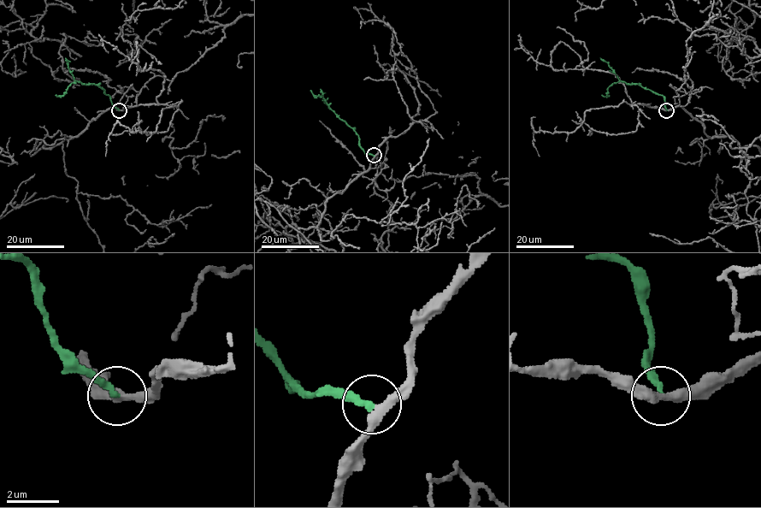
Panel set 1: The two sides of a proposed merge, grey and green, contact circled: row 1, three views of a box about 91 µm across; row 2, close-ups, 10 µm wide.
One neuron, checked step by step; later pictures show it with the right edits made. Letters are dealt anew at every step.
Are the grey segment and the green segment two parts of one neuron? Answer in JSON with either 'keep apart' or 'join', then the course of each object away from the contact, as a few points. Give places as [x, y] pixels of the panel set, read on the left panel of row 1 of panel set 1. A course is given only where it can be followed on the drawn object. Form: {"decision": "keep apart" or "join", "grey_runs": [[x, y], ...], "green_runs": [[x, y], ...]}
{"decision": "join", "green_runs": [[119, 109], [103, 89], [94, 84], [72, 82], [62, 95], [56, 95]]}

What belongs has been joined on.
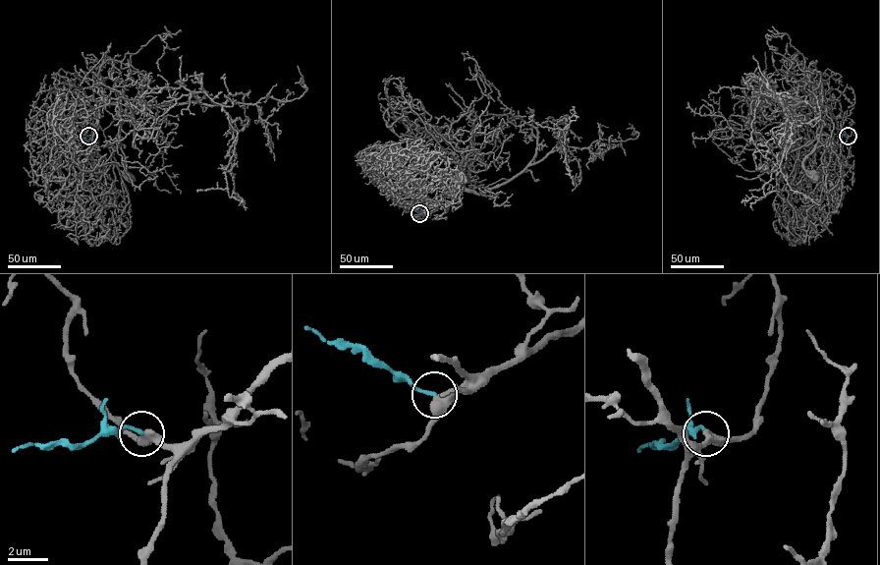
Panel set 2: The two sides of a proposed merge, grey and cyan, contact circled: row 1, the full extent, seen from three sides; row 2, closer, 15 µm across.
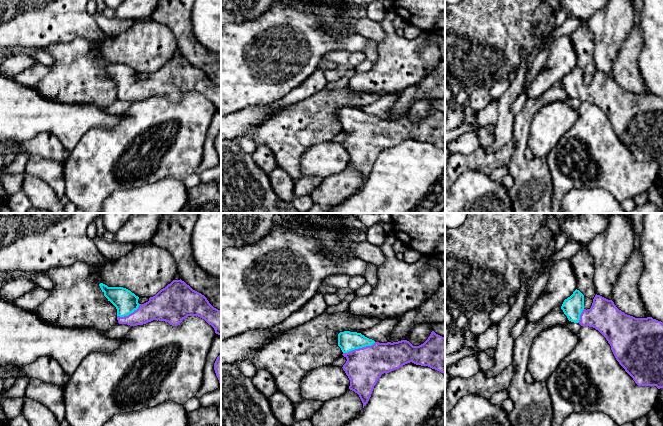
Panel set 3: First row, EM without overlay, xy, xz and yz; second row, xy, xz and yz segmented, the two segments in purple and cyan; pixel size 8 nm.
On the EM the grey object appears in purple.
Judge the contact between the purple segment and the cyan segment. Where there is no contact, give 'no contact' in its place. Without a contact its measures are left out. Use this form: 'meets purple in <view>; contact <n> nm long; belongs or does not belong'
meets purple in xz; contact 280 nm long; belongs

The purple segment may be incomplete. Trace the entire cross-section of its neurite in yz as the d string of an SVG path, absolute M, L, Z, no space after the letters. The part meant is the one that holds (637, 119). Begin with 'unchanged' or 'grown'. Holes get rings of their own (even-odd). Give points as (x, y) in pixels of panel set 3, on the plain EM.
grown; M577 65L564 76L561 85L569 97L598 106L610 120L616 136L638 162L663 164L663 98L652 93L635 94L627 91L612 76L597 70L591 84L586 86L584 71Z

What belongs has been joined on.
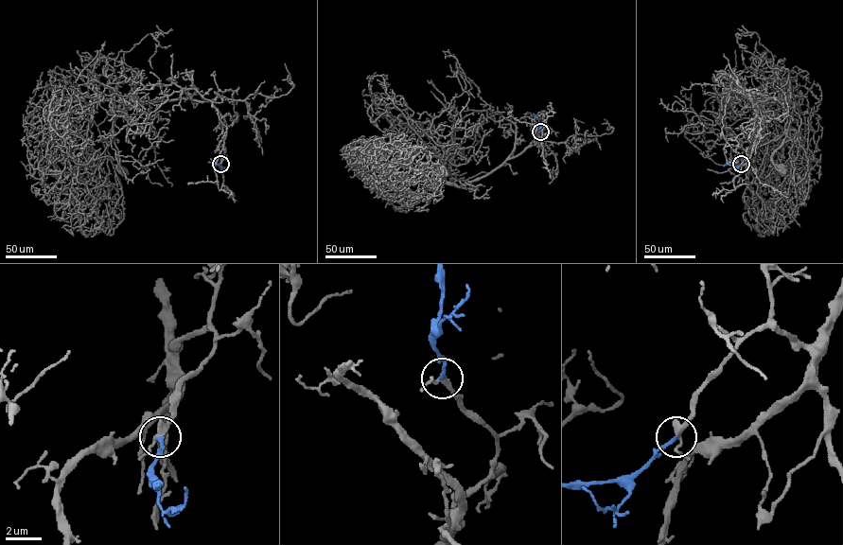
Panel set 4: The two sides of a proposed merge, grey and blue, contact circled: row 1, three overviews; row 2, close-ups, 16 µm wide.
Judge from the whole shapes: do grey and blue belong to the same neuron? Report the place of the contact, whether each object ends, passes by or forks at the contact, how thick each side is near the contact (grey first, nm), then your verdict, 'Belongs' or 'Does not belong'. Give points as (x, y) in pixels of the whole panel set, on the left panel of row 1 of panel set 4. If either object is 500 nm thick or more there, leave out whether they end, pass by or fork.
Place: (220, 164). At the ring grey passes by. At the ring blue ends. Thickness 300 nm (grey) against 190 nm. Belongs

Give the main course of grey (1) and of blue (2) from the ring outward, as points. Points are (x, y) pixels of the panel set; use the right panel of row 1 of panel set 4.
1: (741, 164), (749, 157), (756, 137), (755, 103), (786, 99), (796, 103), (784, 141), (772, 156), (781, 169)
2: (741, 164), (723, 166)

